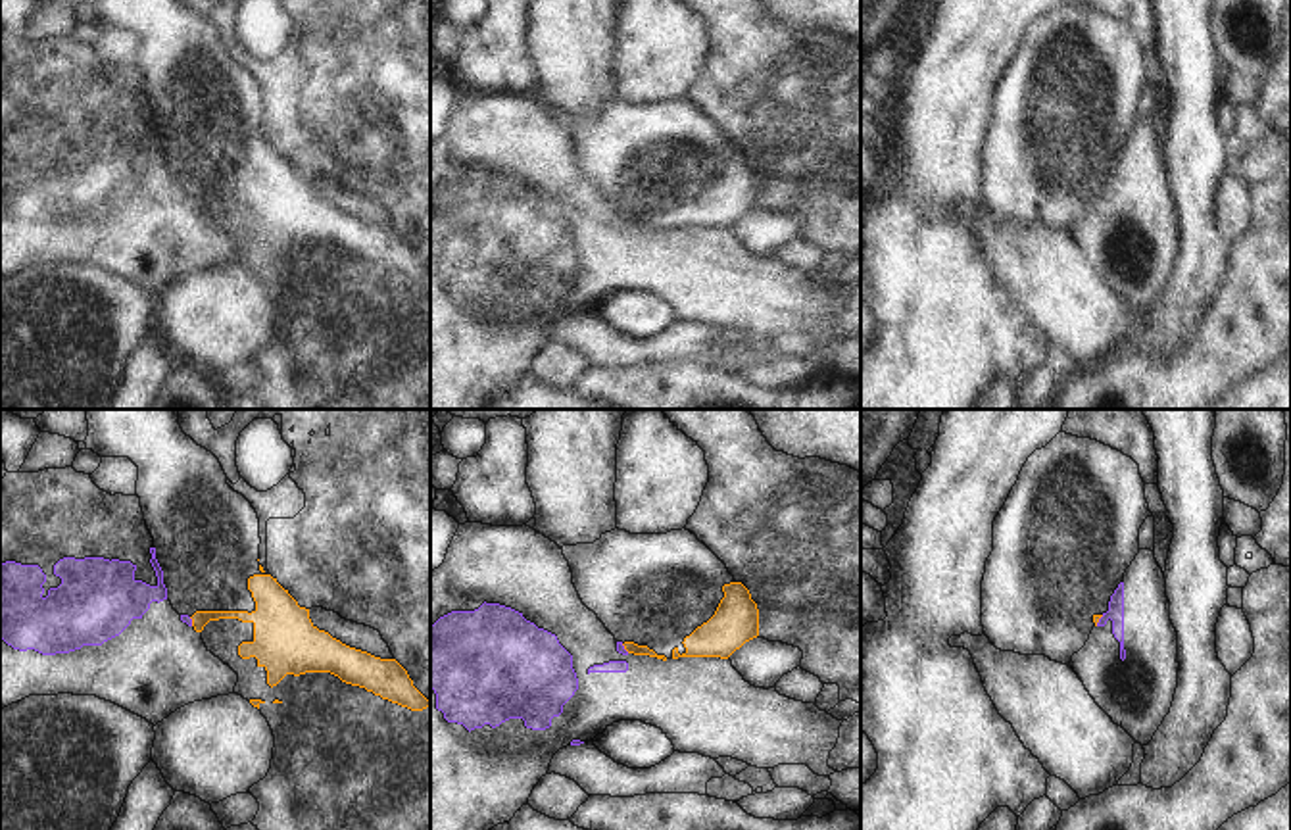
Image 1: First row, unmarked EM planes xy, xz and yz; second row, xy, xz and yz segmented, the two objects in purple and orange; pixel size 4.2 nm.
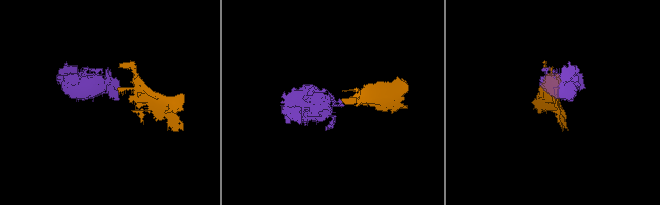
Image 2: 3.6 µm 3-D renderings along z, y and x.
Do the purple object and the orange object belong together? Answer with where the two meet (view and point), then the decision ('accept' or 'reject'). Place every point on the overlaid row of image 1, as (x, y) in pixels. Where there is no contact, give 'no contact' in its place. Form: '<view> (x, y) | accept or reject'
yz (1099, 621) | reject

